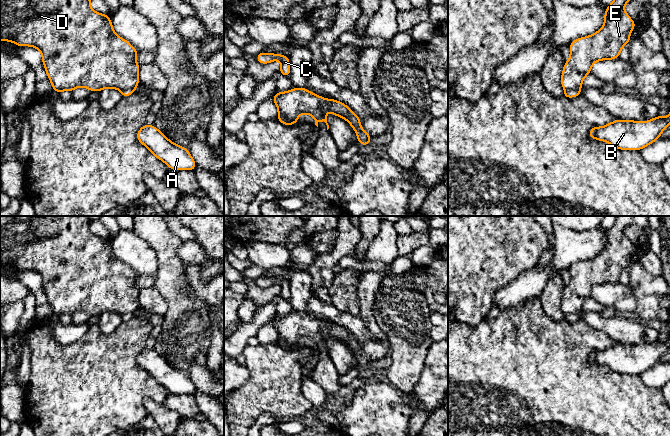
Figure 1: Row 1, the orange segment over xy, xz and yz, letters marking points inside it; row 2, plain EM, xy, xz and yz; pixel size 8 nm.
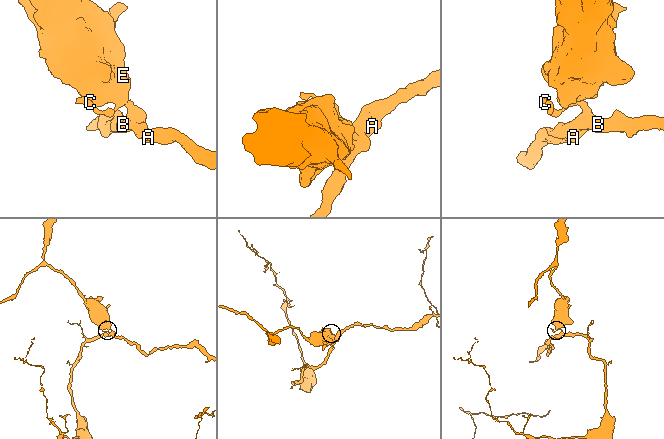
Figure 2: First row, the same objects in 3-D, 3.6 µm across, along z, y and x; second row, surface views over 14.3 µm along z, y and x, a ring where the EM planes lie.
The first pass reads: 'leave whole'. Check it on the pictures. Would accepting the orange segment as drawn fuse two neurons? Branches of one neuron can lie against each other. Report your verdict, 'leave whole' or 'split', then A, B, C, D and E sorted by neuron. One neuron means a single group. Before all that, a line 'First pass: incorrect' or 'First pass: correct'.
First pass: incorrect
split; A B C / D E

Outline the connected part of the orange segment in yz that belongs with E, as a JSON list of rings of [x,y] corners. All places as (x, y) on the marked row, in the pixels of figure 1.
[[[613,0],[605,10],[604,26],[592,35],[571,42],[570,58],[564,63],[561,75],[565,90],[581,88],[595,62],[619,58],[623,46],[630,43],[630,33],[636,23],[624,10],[629,1]]]

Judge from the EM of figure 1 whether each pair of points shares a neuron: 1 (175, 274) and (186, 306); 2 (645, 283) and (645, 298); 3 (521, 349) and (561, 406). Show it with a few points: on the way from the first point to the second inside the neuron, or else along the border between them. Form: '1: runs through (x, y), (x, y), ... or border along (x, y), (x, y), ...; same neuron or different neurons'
1: runs through (175, 282), (175, 289), (180, 298); same neuron
2: runs through (645, 287), (645, 294); same neuron
3: runs through (531, 363), (560, 392); same neuron

